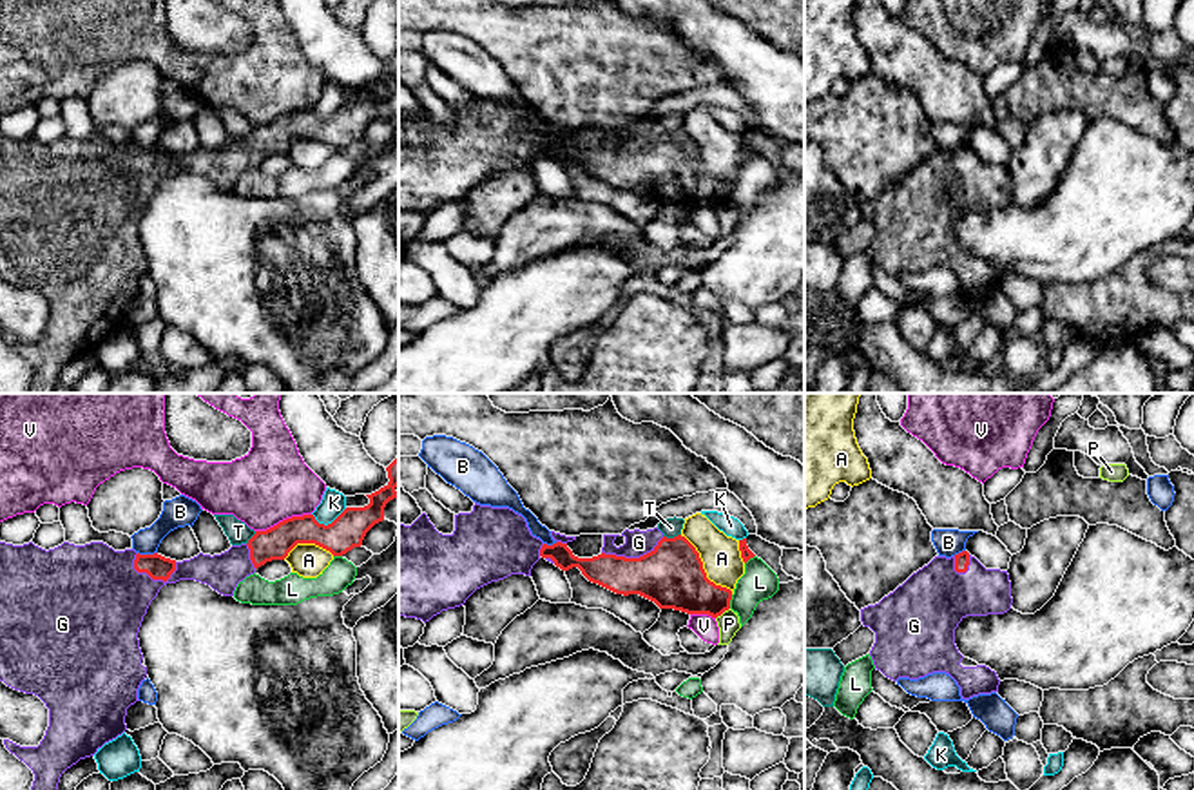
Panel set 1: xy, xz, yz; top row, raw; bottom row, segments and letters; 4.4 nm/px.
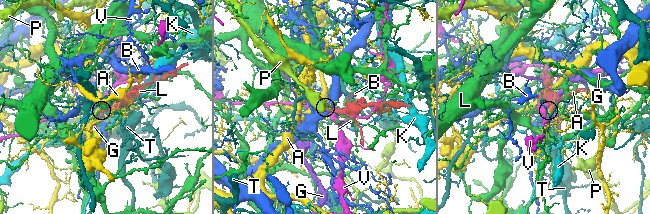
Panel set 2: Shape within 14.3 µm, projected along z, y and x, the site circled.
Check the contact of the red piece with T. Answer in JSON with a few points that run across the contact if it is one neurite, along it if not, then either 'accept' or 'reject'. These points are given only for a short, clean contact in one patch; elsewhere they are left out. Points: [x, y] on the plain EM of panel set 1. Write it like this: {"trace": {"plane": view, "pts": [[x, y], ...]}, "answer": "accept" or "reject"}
{"trace": {"plane": "xz", "pts": [[680, 127], [664, 131]]}, "answer": "reject"}

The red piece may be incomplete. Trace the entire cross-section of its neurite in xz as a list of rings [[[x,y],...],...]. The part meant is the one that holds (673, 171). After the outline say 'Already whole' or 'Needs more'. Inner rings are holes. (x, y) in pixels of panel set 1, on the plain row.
[[[475,96],[471,107],[455,109],[455,125],[442,129],[422,107],[411,120],[399,118],[399,210],[417,212],[424,217],[442,205],[455,203],[480,181],[511,169],[531,170],[533,159],[545,152],[562,165],[578,161],[582,169],[616,188],[640,188],[660,203],[687,208],[721,210],[730,203],[732,185],[707,172],[696,141],[681,129],[667,132],[658,121],[647,125],[625,123],[625,138],[616,141],[620,129],[603,129],[598,150],[578,152],[567,141],[576,130],[551,125],[553,140],[533,130],[522,109],[509,101],[491,101]]]. Needs more

